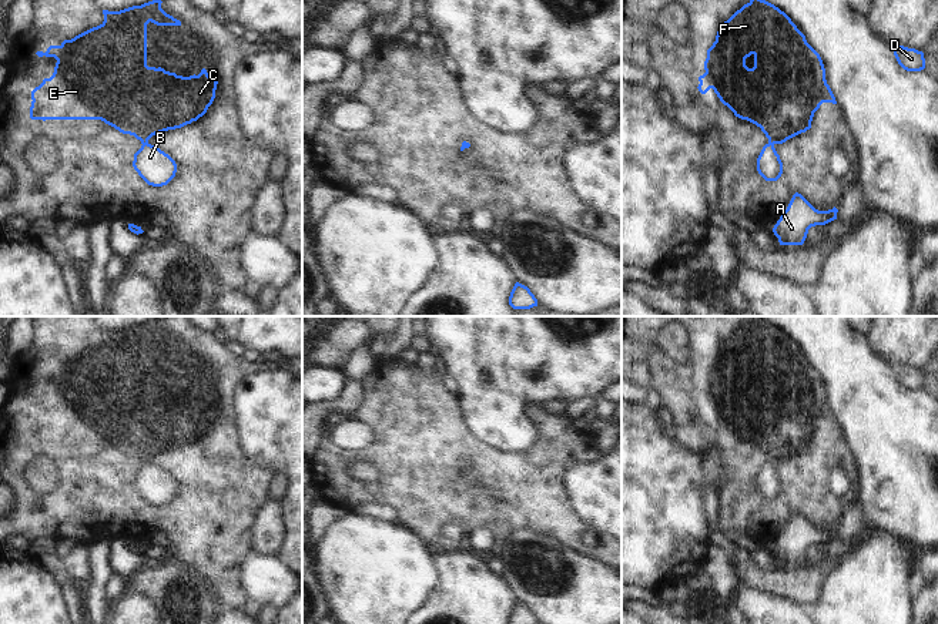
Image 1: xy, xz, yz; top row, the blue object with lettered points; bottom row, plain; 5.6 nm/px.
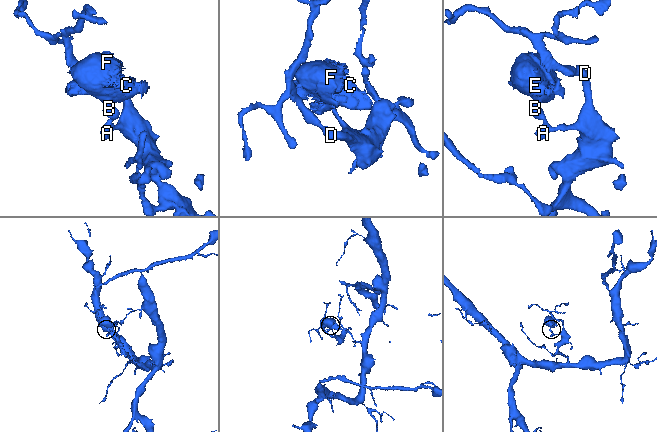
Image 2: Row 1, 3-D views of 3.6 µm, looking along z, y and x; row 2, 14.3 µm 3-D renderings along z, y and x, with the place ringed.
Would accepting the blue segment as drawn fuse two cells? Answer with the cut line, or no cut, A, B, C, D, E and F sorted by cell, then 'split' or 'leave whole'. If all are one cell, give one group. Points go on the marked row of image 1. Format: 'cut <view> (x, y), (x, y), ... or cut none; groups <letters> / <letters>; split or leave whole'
cut xy (147, 141), (143, 146); groups A B D / C E F; split

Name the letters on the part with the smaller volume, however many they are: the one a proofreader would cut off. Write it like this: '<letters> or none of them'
C, E, F

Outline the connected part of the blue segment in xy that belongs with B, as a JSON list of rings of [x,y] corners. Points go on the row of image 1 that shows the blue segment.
[[[148,142],[141,145],[134,154],[133,167],[138,175],[153,187],[167,185],[177,172],[175,161],[168,154]]]

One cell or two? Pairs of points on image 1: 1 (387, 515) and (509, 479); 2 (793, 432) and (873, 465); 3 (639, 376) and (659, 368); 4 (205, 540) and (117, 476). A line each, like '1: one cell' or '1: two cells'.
1: two cells
2: two cells
3: two cells
4: one cell

